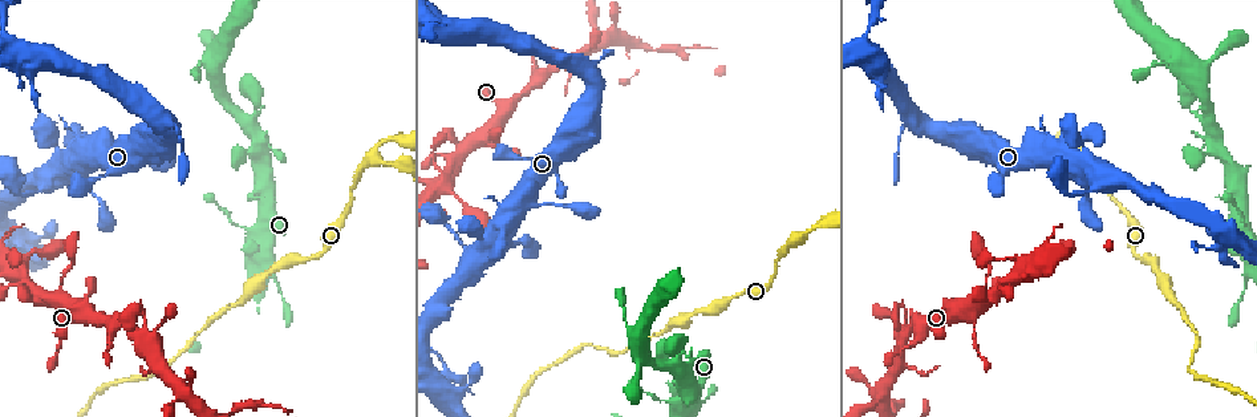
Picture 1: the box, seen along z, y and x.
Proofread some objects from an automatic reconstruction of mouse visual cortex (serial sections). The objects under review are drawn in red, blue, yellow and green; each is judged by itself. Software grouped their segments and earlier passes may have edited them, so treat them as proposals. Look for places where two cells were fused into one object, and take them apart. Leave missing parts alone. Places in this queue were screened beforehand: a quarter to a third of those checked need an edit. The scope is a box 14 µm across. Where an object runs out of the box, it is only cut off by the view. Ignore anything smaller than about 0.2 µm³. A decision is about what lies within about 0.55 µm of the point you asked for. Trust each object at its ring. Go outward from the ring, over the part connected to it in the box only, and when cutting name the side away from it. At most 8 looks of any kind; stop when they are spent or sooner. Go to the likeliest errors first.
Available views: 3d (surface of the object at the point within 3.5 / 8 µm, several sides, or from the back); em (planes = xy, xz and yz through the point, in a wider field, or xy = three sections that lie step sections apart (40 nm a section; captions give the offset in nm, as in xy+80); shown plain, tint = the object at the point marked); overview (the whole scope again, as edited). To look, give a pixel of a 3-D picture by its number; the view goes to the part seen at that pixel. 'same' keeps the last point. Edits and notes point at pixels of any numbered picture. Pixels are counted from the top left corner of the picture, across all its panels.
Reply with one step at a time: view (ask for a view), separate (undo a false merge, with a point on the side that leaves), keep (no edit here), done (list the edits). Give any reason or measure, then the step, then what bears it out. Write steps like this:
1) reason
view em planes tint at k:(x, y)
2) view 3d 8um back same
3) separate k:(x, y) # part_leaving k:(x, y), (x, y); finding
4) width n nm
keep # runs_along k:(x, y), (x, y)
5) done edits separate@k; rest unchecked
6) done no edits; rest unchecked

three arms meet
view 3d 3.5um at 1:(373, 156)

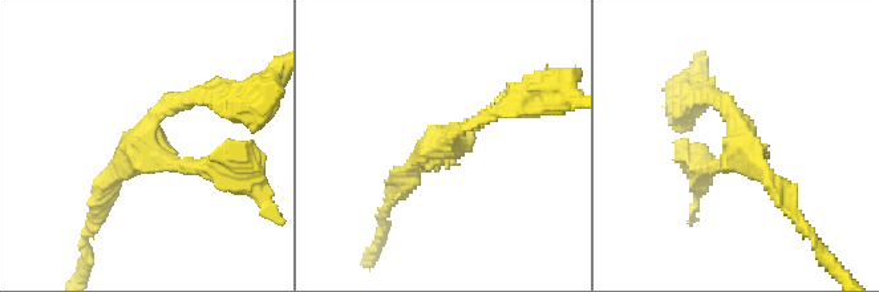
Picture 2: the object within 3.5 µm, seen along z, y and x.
need the tissue
view em xy step 1 tint at 2:(142, 142)

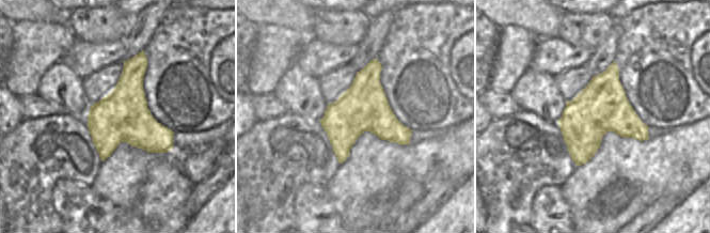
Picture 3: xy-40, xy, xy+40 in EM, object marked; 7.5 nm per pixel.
arm_widths 150, 200, 200 nm
keep # runs_along 2:(98, 206), (152, 121), (201, 96); continuous, no second cell

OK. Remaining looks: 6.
thin neck
view em xy step 3 tint at 1:(254, 109)

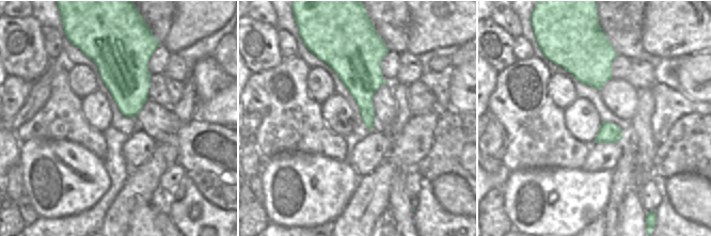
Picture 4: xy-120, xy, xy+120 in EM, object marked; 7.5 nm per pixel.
view 3d 3.5um back same

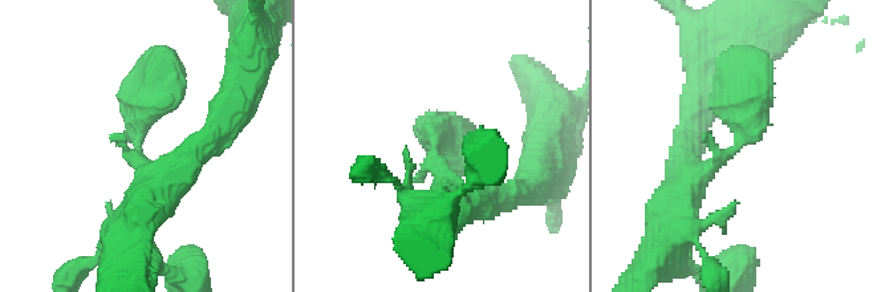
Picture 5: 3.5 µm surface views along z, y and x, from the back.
keep # runs_along 5:(675, 201), (747, 132), (734, 67); all the same cell

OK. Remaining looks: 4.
thin neck
view 3d 3.5um back at 1:(461, 199)

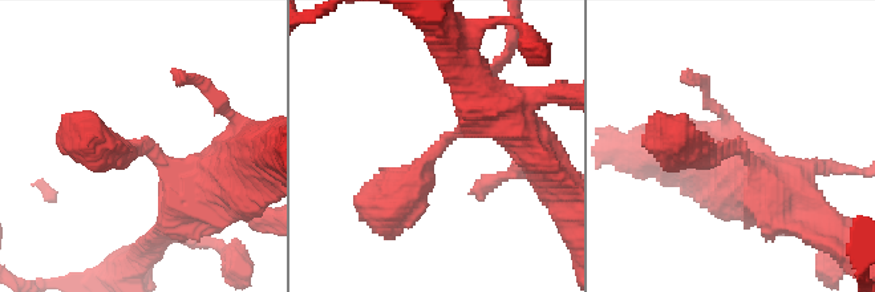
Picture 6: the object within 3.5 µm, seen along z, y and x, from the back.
keep # runs_along 6:(485, 101), (384, 207); continuous, no second cell

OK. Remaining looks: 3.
done no edits; rest unchecked

